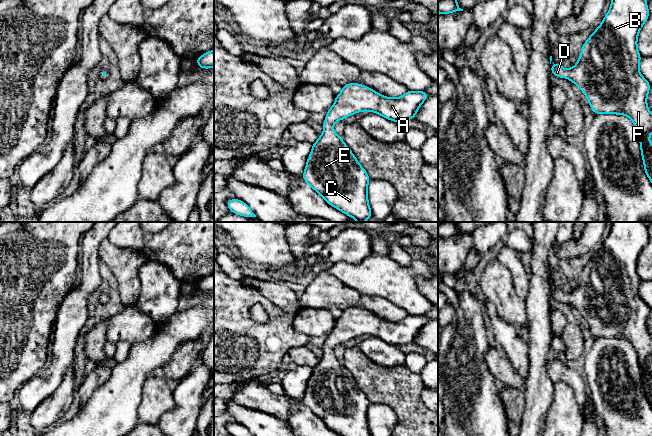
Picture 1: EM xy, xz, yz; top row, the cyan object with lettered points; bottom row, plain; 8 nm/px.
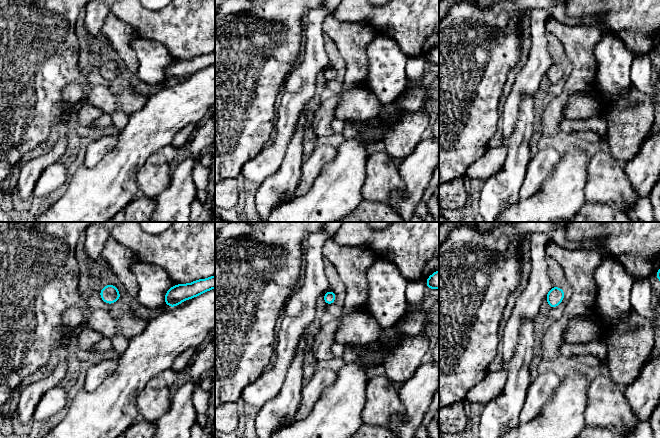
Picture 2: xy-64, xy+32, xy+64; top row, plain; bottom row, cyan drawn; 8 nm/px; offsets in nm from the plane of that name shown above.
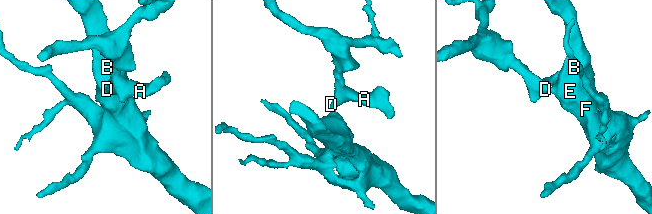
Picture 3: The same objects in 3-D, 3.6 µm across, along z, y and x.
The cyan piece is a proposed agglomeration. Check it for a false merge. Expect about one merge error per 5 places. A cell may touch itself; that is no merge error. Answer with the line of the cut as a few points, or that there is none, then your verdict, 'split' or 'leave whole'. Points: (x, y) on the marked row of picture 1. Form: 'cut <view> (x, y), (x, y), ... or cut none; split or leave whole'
cut none; leave whole

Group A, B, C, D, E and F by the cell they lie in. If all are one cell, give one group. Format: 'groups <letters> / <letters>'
groups A B C D E F

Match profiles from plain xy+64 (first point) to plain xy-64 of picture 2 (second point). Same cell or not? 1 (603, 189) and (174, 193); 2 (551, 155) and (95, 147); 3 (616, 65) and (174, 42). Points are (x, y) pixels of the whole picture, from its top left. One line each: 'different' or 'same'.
1: different
2: same
3: different

